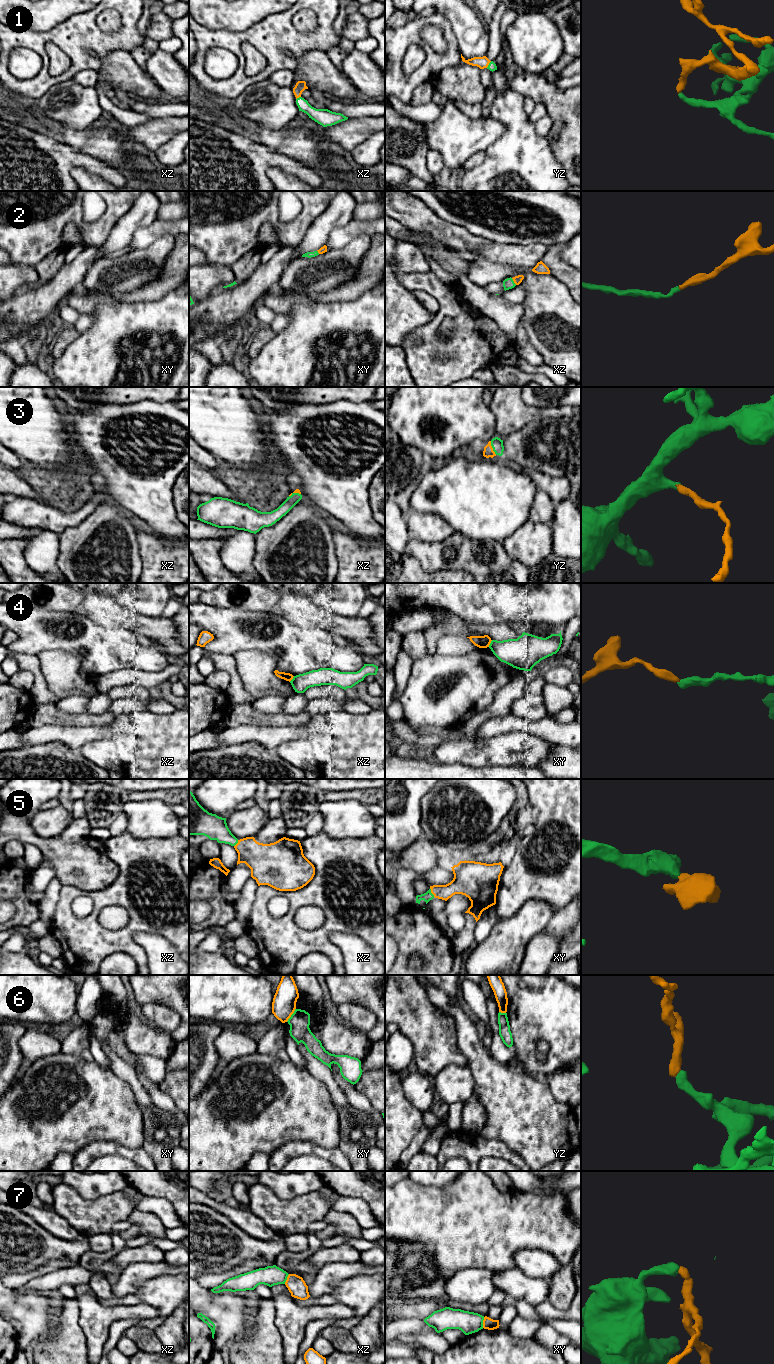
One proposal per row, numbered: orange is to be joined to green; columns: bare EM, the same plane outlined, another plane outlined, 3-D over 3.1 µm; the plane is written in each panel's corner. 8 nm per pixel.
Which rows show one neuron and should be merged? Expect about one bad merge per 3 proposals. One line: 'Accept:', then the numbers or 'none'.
Accept: 1, 2, 3, 5

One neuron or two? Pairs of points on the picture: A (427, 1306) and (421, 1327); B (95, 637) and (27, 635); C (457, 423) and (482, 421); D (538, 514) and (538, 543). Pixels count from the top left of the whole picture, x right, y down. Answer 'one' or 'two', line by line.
A: two
B: one
C: one
D: two

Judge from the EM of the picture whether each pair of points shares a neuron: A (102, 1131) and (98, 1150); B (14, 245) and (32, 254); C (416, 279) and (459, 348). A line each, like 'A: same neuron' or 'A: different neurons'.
A: different neurons
B: same neuron
C: same neuron

